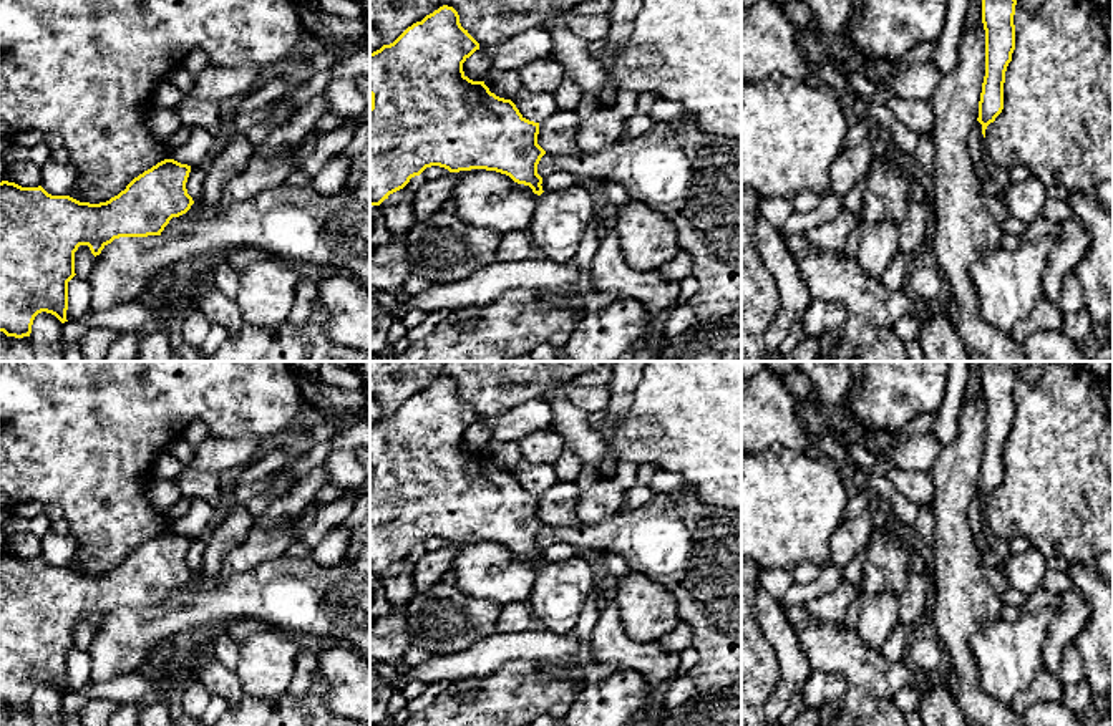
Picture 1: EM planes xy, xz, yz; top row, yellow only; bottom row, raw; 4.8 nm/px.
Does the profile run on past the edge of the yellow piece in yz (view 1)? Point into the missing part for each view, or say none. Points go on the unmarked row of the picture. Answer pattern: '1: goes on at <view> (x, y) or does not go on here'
1: does not go on here

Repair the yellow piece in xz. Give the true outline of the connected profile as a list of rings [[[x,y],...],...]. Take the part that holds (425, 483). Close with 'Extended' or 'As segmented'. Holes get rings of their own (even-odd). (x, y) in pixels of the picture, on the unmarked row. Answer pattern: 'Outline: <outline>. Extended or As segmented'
Outline: [[[443,376],[408,398],[393,414],[370,424],[370,577],[380,577],[431,537],[450,544],[496,542],[529,557],[537,567],[544,564],[537,545],[537,535],[546,525],[537,515],[539,494],[526,491],[511,471],[491,464],[484,453],[464,446],[463,434],[476,421],[479,414],[461,398],[458,383]]]. As segmented

